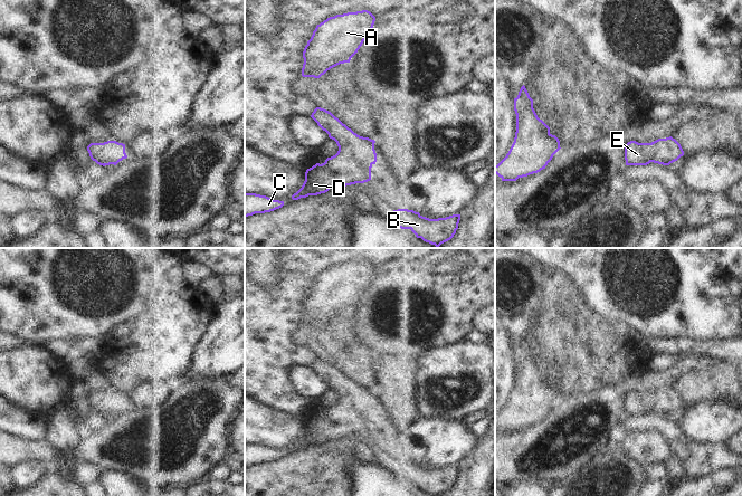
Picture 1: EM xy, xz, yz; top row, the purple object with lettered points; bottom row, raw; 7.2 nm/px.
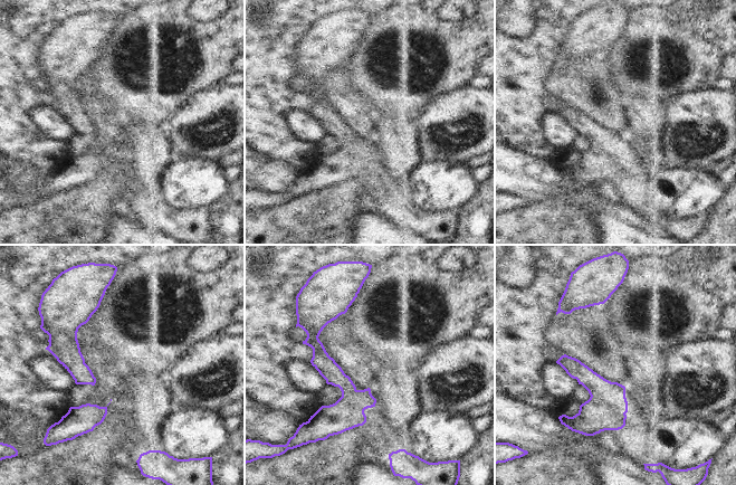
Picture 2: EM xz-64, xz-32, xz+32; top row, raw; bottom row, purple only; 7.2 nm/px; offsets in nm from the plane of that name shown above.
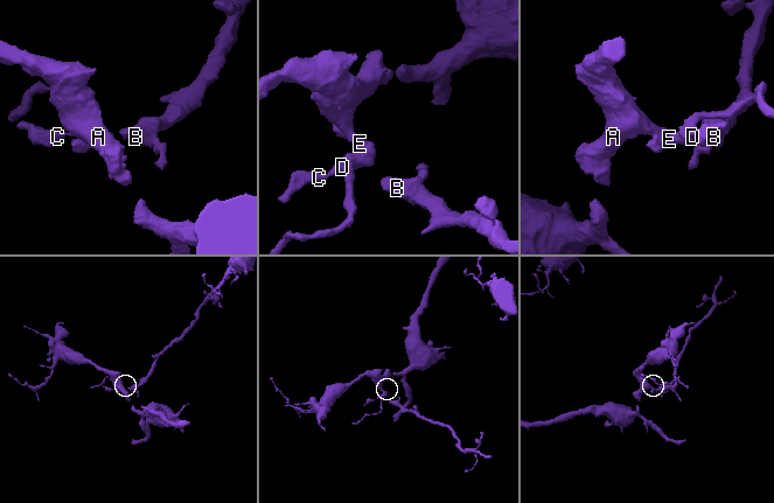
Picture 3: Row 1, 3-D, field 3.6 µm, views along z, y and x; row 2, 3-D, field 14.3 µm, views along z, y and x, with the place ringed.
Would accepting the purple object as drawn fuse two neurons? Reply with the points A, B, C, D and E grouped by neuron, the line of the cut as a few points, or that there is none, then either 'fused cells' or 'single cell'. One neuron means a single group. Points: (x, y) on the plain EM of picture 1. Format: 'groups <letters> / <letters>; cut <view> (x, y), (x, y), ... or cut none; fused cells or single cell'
groups A B C D E; cut none; single cell

